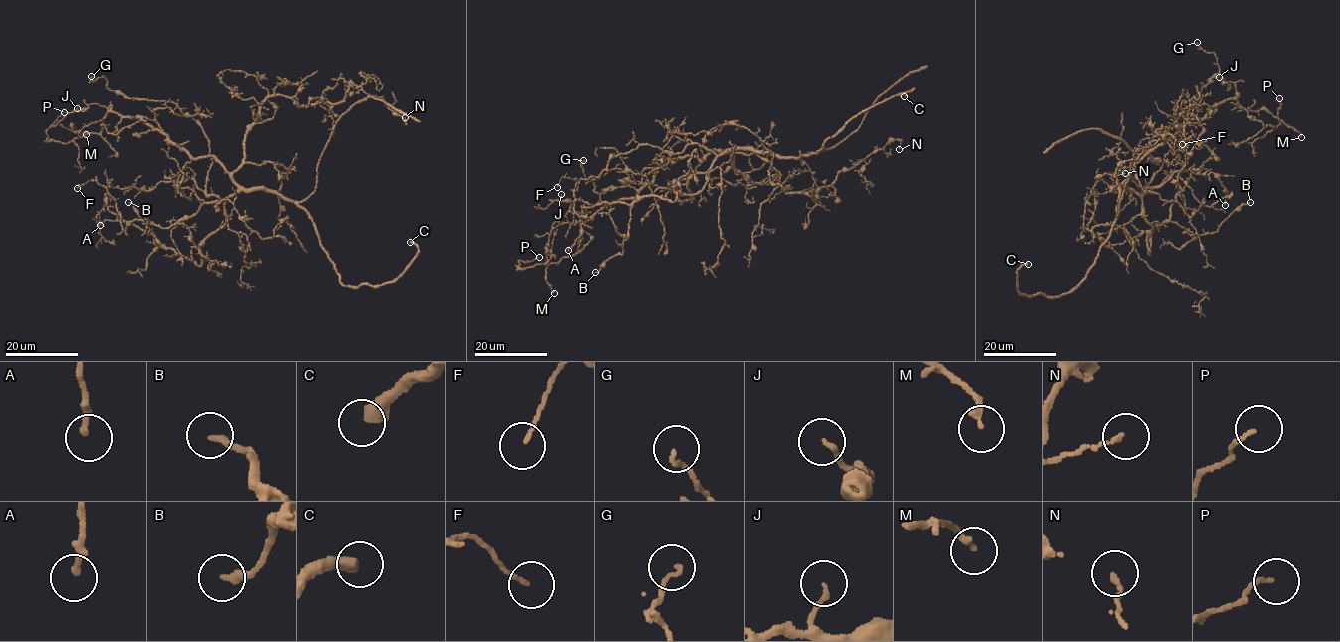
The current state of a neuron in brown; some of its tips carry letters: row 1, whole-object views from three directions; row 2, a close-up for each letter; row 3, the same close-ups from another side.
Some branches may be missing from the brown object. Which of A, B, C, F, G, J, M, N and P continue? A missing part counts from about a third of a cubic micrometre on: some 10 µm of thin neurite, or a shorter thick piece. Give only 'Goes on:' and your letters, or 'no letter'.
Goes on: no letter

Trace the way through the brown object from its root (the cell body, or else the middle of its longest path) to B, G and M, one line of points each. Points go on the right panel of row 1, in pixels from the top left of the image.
B: (1132, 167), (1127, 188), (1153, 229), (1149, 254), (1163, 223), (1214, 233), (1250, 202)
G: (1132, 167), (1127, 187), (1143, 195), (1186, 163), (1203, 130), (1202, 86), (1220, 70), (1197, 42)
M: (1132, 167), (1160, 129), (1203, 118), (1215, 104), (1233, 98), (1239, 105), (1236, 107), (1268, 111), (1301, 137)

